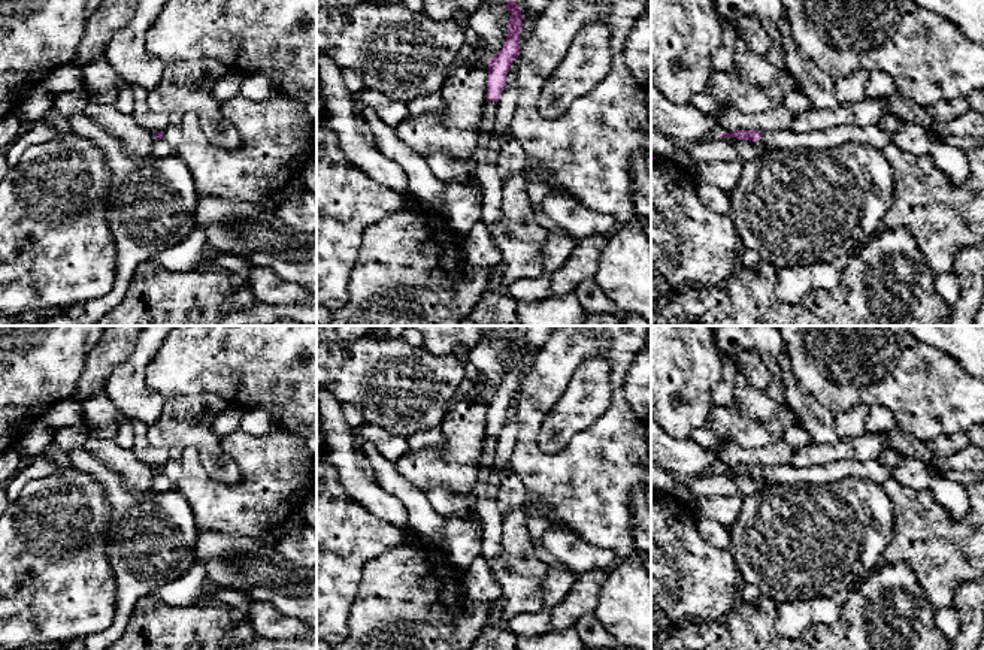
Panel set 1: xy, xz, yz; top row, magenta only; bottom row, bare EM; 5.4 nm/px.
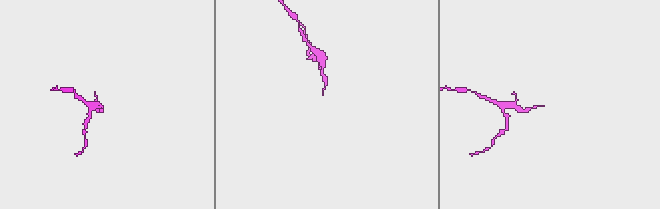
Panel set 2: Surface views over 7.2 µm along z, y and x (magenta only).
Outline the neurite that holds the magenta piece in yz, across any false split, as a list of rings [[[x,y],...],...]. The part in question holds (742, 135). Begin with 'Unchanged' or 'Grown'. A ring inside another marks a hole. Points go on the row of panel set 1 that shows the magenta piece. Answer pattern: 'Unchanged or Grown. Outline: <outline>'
Grown. Outline: [[[833,126],[823,130],[811,131],[765,131],[736,130],[730,133],[720,133],[721,137],[736,137],[739,140],[763,140],[779,149],[830,149],[845,143],[868,145],[884,149],[891,143],[890,136],[878,126],[860,129],[857,126]]]

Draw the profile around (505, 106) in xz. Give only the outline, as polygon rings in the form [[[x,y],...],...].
[[[517,79],[505,85],[499,100],[496,102],[496,126],[493,139],[497,143],[497,149],[505,140],[505,130],[511,127],[511,121],[515,112],[518,99]]]

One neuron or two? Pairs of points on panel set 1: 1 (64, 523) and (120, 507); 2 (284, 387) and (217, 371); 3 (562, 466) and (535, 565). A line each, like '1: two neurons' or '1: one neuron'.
1: two neurons
2: one neuron
3: two neurons

